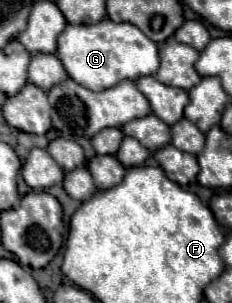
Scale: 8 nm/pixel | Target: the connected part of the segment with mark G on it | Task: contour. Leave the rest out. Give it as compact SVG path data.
M103 18L97 24L67 24L59 36L57 56L67 74L89 90L105 90L121 80L137 80L143 74L155 74L159 68L157 44L133 24L117 24Z

